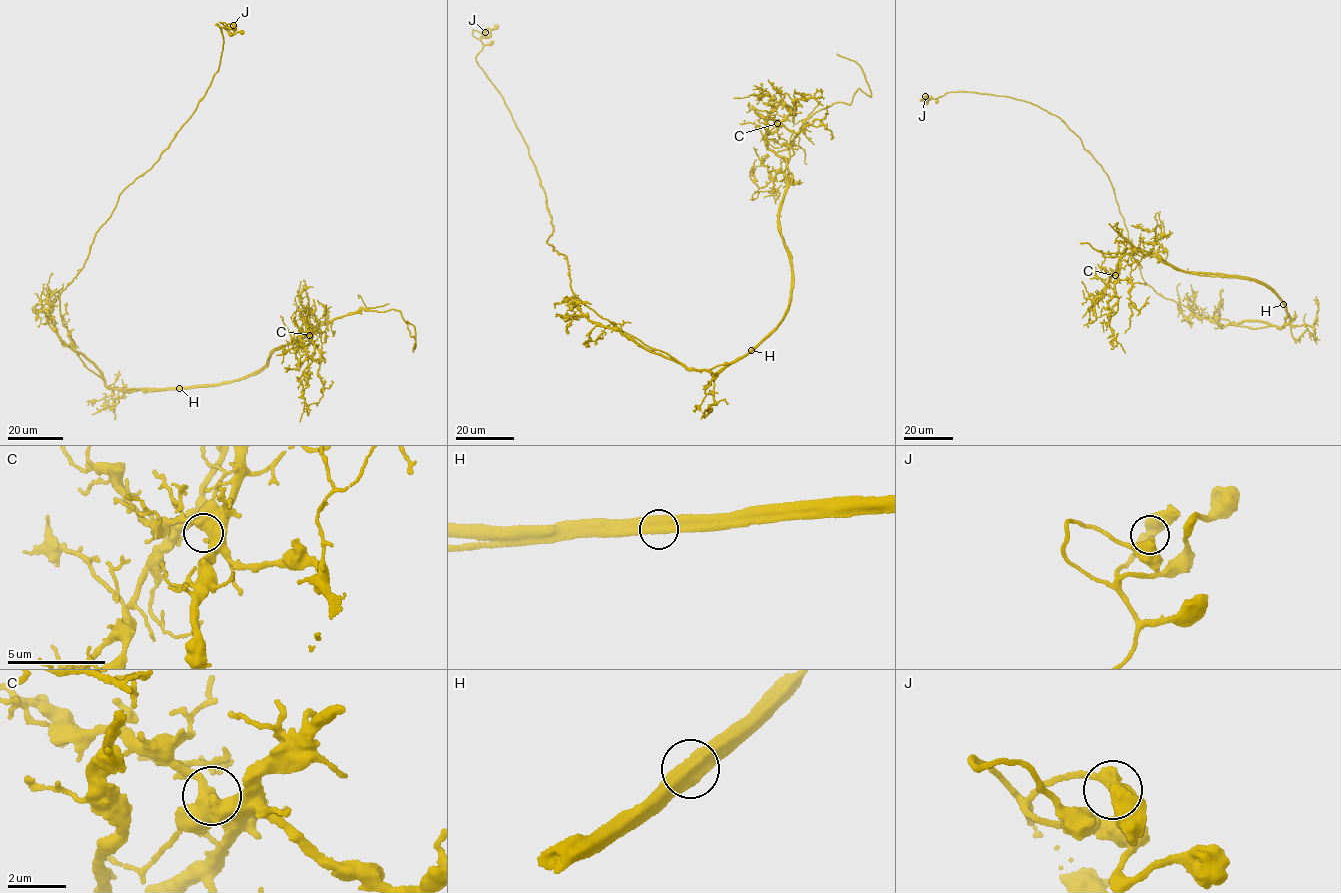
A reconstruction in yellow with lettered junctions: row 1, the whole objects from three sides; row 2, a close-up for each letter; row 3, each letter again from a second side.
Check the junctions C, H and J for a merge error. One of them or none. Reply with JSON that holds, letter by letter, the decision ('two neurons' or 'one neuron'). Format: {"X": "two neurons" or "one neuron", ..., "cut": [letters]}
{"C": "one neuron", "H": "two neurons", "J": "one neuron", "cut": ["H"]}

